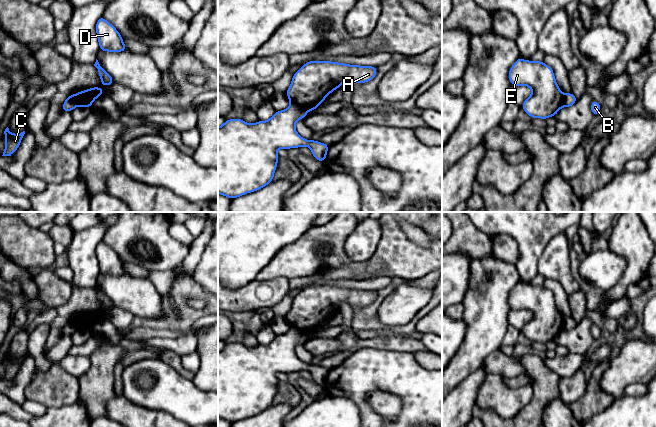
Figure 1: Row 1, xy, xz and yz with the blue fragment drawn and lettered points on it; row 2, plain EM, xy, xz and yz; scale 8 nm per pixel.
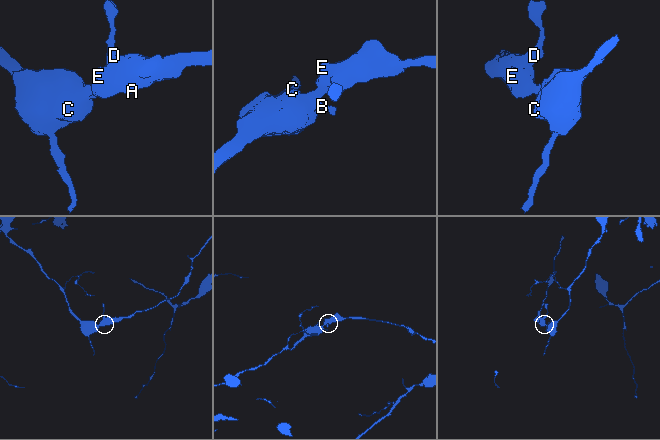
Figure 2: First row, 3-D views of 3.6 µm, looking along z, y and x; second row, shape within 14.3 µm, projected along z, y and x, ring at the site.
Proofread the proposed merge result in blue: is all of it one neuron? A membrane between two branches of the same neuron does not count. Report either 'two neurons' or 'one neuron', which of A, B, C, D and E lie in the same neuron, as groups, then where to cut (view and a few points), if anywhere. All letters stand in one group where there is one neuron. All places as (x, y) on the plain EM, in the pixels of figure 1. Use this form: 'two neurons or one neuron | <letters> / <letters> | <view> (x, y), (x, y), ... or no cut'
two neurons | A D E / B C | yz (564, 318), (561, 330)

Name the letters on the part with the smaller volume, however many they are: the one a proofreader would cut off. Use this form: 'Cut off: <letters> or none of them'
Cut off: A, D, E

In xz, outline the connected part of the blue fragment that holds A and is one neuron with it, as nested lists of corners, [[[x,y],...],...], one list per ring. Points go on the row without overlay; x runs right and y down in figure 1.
[[[308,285],[292,302],[286,315],[290,326],[314,335],[343,305],[366,307],[377,298],[374,290],[349,289],[331,285]]]

